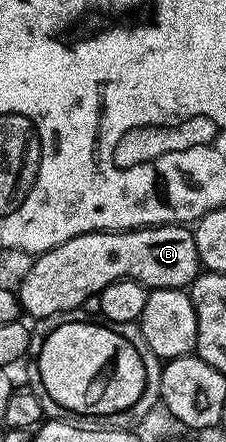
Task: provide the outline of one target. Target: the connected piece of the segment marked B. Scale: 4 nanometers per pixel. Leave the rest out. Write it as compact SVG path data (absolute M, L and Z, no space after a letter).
M184 224L170 226L145 226L138 230L99 230L93 234L74 236L66 244L47 250L33 261L30 272L18 287L20 309L32 318L52 318L55 314L64 314L67 310L76 310L87 303L90 296L99 294L106 284L129 278L141 282L145 288L161 290L174 288L182 290L191 287L192 281L202 273L193 231Z

